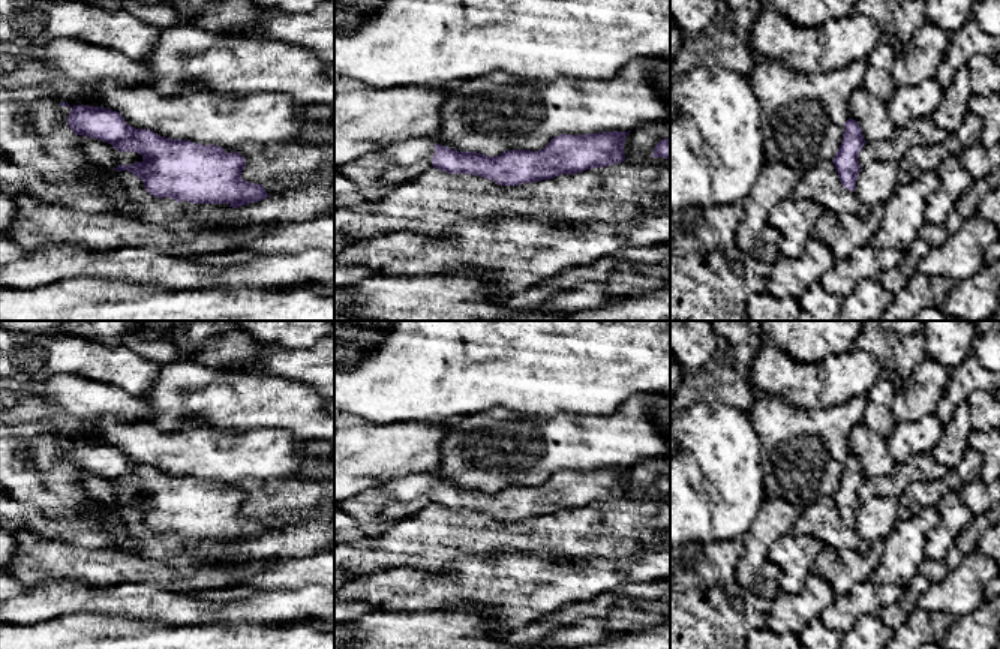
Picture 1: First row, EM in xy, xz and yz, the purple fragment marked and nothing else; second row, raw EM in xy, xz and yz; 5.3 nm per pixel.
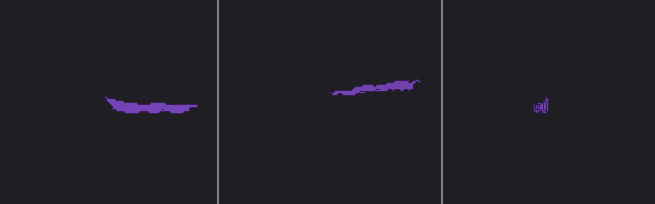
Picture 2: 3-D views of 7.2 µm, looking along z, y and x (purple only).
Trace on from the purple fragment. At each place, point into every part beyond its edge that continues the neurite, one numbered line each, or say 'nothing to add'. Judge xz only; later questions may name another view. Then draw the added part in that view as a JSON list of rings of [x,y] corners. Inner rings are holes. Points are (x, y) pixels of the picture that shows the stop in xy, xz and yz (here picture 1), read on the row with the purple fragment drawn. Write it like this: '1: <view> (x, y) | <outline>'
1: xz (413, 152) | [[[429,136],[399,139],[375,148],[390,163],[399,166],[429,168],[435,153],[435,142]]]

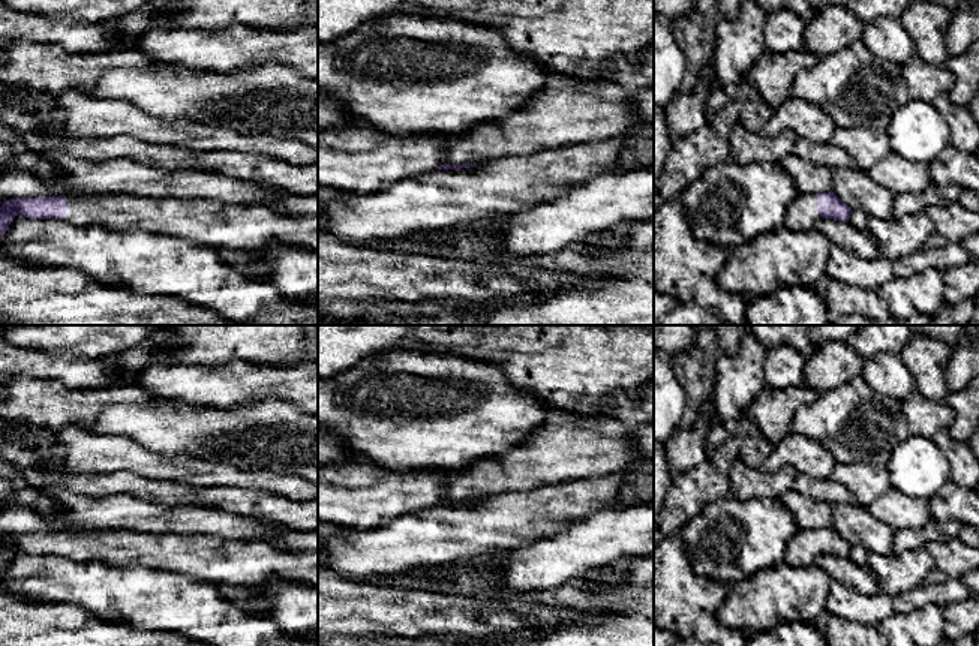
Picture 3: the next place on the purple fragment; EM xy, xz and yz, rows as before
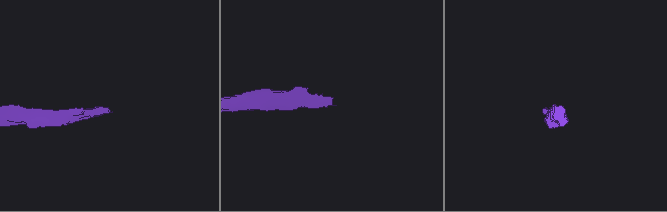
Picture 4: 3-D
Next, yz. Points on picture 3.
1: yz (802, 215) | [[[798,193],[786,214],[786,228],[792,231],[813,229],[820,219],[817,198],[808,193]]]

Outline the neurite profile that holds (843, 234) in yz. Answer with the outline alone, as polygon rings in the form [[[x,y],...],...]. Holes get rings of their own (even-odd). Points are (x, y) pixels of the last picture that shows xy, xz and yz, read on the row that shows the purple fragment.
[[[819,219],[814,228],[820,231],[831,244],[844,247],[862,259],[879,258],[879,246],[876,240],[864,231],[856,229],[850,222]]]

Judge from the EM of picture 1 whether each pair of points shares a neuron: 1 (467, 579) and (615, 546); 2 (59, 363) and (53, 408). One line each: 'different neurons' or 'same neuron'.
1: different neurons
2: different neurons

